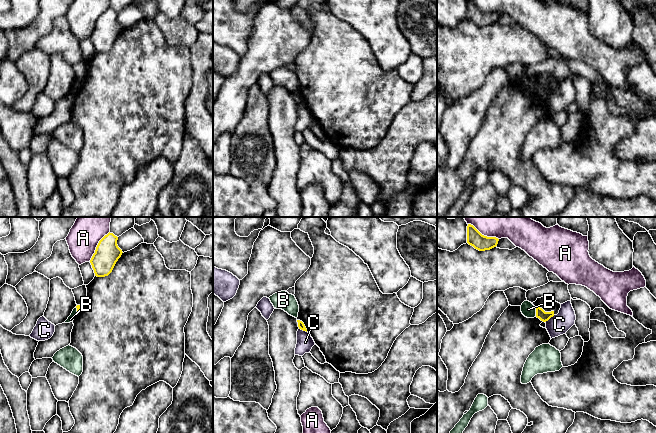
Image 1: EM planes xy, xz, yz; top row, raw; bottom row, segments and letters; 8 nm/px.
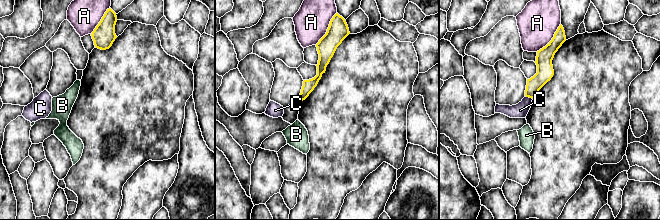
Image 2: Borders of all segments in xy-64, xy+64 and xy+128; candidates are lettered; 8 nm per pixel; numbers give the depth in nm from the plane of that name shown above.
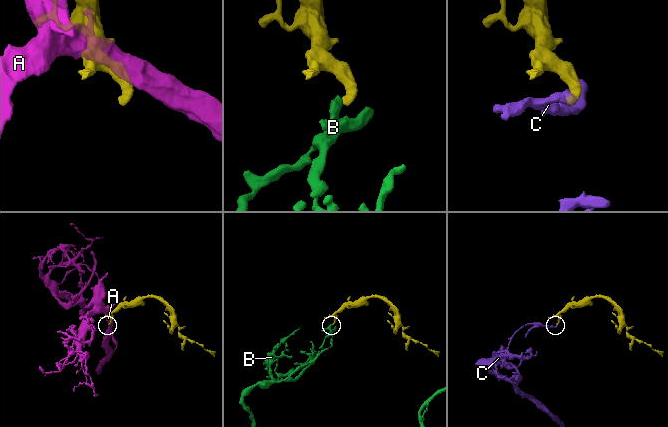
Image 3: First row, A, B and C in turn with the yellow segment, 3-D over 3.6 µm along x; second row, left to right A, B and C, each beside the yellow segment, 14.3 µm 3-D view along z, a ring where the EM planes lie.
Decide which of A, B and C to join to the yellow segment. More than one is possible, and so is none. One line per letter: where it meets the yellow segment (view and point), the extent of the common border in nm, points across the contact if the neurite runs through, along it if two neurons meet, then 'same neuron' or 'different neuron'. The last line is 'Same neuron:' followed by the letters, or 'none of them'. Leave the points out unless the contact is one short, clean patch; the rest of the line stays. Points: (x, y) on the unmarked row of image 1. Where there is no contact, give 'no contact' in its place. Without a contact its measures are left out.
A: contact xy (97, 22); length 300 nm; different neuron
B: contact yz (536, 88); length 70 nm; border yz (535, 84), (536, 92); different neuron
C: contact yz (549, 94); length 100 nm; different neuron
Same neuron: none of them

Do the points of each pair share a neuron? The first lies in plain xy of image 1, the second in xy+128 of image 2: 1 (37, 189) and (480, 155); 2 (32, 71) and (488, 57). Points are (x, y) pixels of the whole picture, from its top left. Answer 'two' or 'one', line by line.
1: one
2: two

